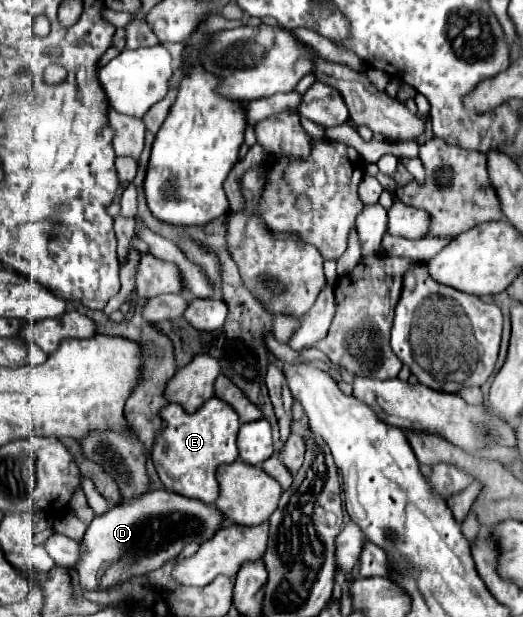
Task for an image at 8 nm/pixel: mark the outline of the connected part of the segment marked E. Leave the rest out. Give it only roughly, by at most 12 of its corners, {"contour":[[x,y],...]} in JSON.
{"contour":[[212,397],[178,403],[152,459],[164,487],[212,505],[238,459],[238,413]]}

